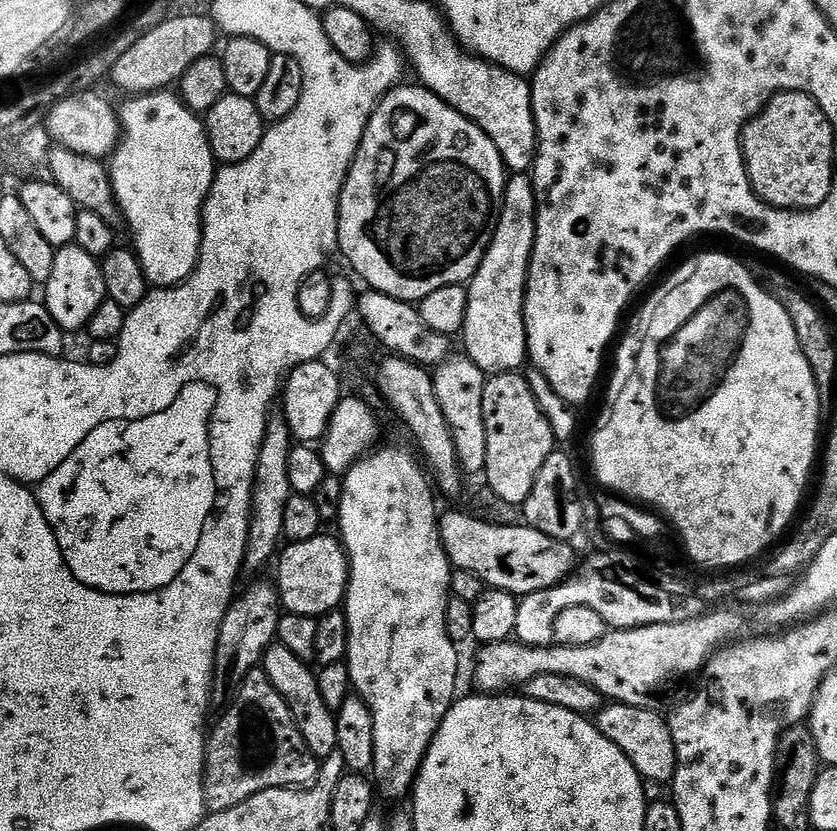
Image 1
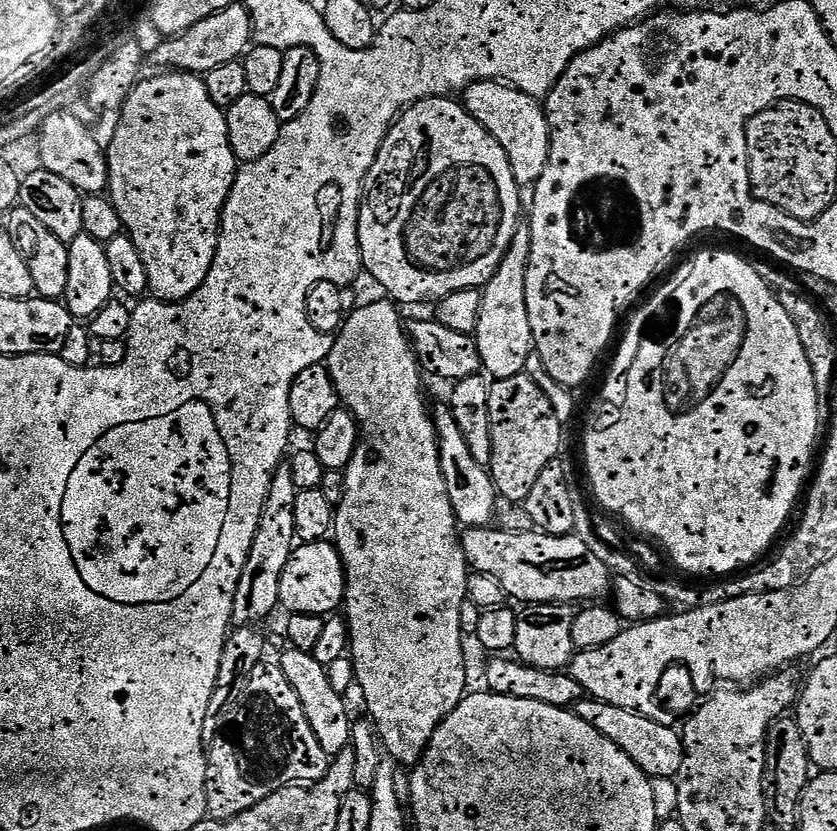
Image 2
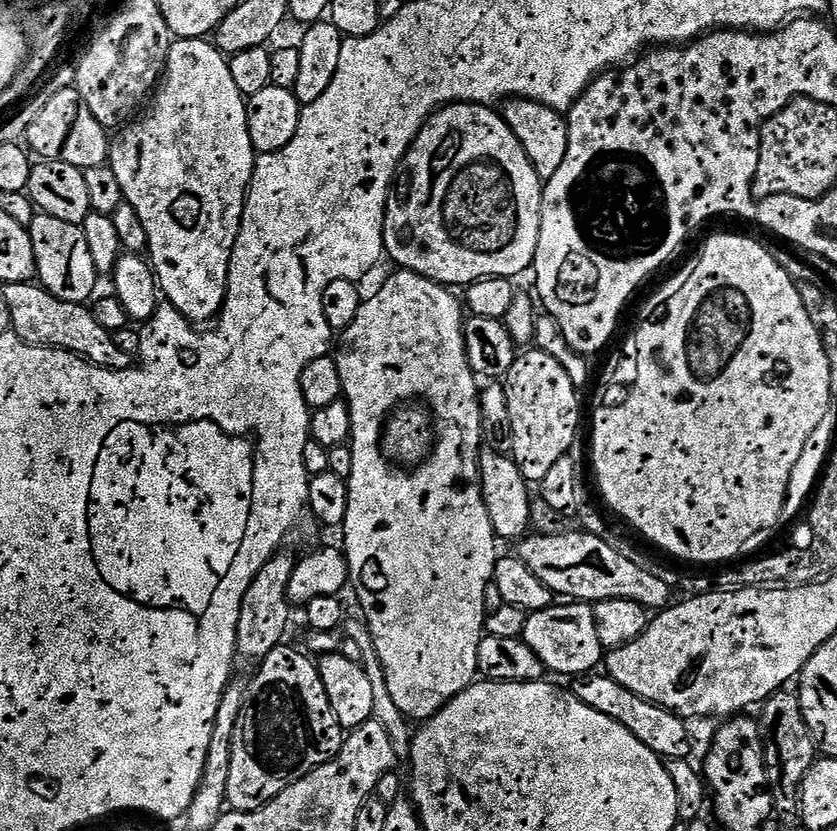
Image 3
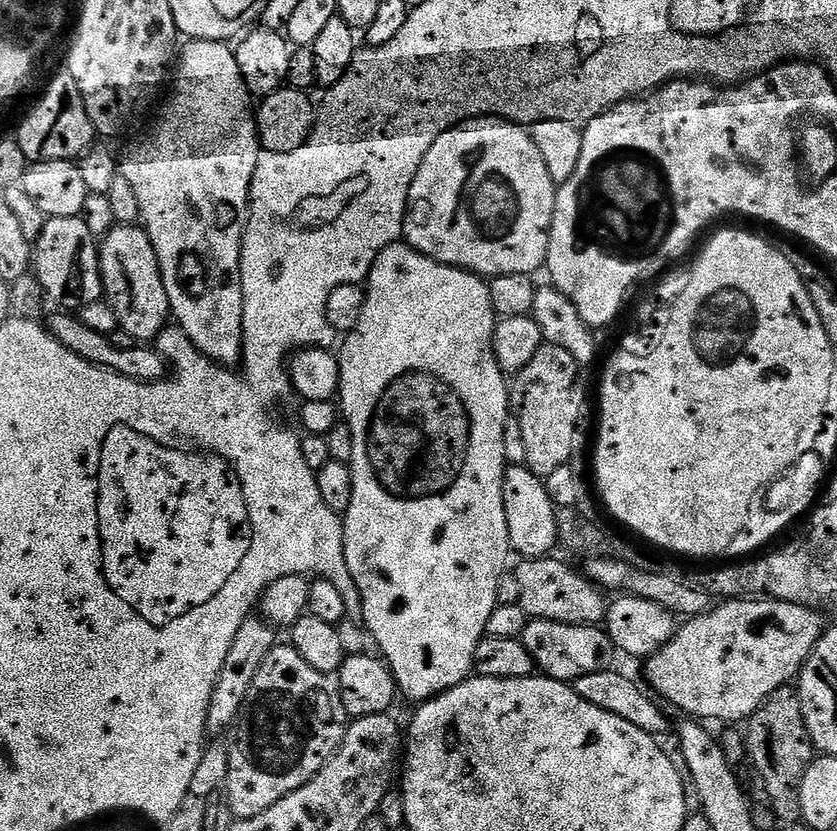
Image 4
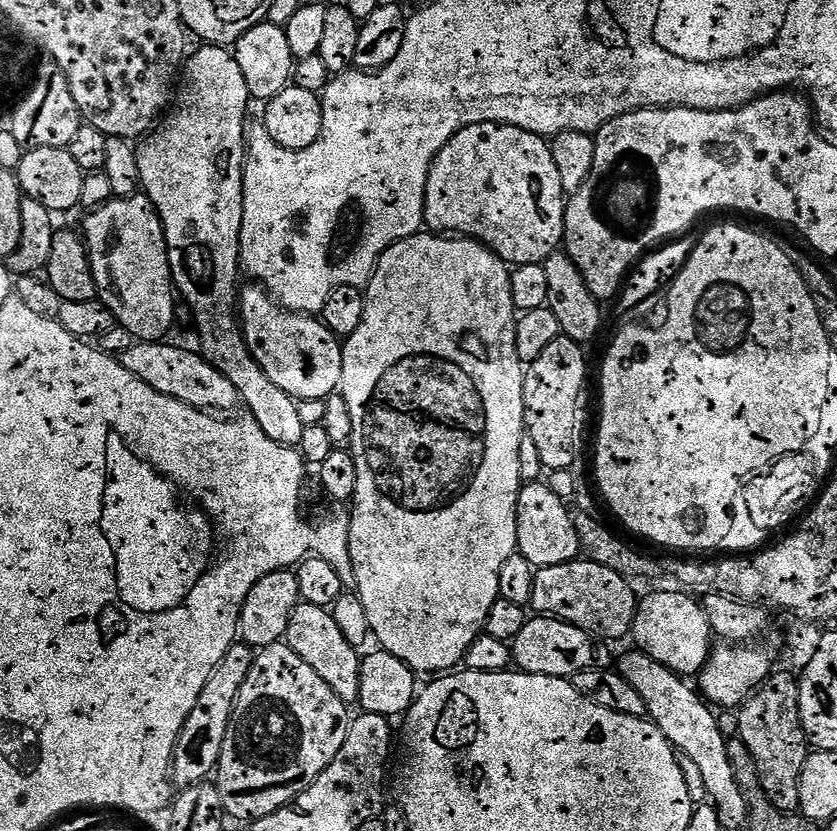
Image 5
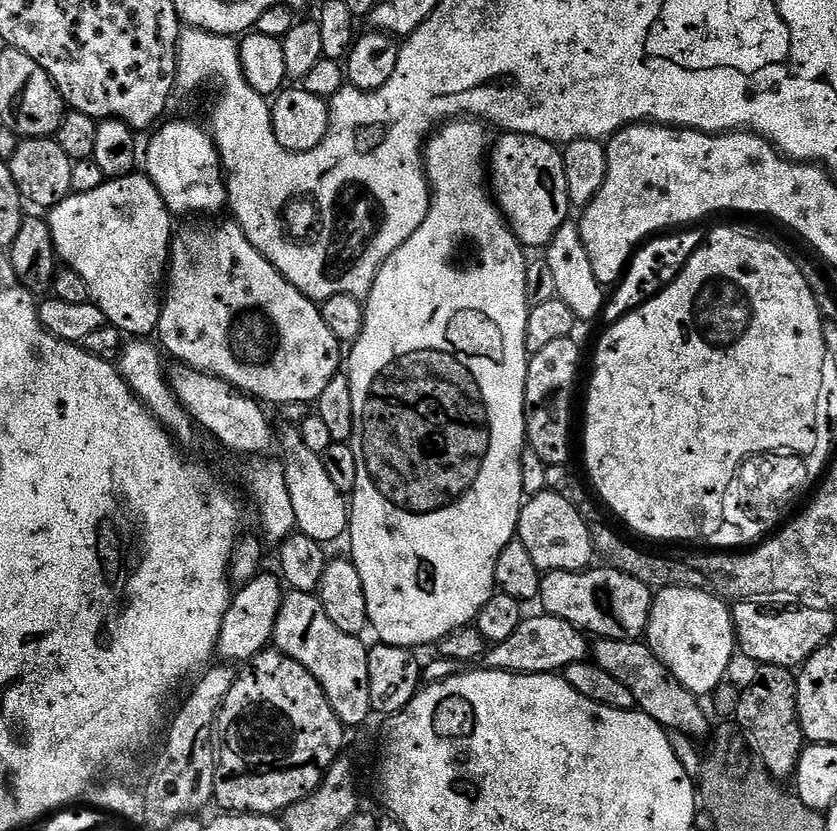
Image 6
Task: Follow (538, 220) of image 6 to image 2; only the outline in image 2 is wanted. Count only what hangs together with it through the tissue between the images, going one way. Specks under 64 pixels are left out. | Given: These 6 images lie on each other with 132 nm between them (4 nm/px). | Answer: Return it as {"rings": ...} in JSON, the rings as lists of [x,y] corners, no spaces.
{"rings":[[[434,96],[426,100],[417,100],[409,104],[396,117],[386,138],[374,158],[374,166],[370,166],[368,177],[365,178],[365,198],[360,206],[360,221],[358,222],[358,242],[360,243],[360,263],[365,273],[369,272],[393,301],[404,304],[420,304],[423,300],[439,302],[445,296],[458,290],[480,288],[491,282],[498,270],[511,239],[514,238],[516,227],[522,221],[522,209],[519,202],[520,184],[514,178],[514,170],[510,170],[510,162],[506,158],[506,150],[488,131],[465,110],[459,99],[446,96]]]}

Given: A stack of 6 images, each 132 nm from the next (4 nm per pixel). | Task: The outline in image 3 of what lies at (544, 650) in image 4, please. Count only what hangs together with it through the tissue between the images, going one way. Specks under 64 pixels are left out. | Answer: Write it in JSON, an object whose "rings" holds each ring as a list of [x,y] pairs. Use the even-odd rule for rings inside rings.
{"rings":[[[562,602],[542,611],[531,612],[522,637],[539,656],[545,669],[564,676],[579,676],[591,673],[604,658],[601,639],[598,638],[597,622],[593,607],[586,602]],[[559,604],[562,604],[559,606]],[[592,669],[592,670],[591,670]],[[589,671],[589,672],[588,672]]]}

